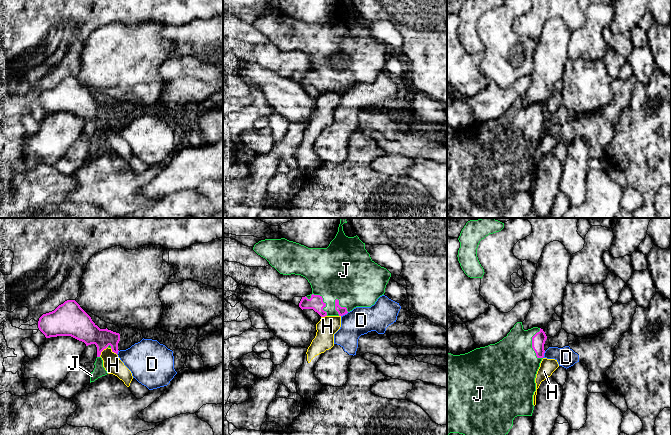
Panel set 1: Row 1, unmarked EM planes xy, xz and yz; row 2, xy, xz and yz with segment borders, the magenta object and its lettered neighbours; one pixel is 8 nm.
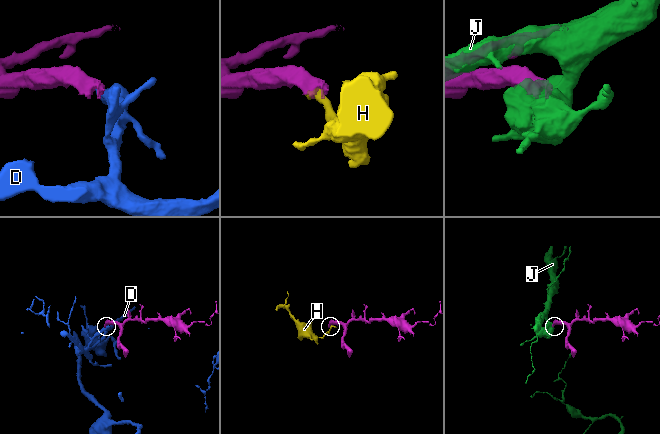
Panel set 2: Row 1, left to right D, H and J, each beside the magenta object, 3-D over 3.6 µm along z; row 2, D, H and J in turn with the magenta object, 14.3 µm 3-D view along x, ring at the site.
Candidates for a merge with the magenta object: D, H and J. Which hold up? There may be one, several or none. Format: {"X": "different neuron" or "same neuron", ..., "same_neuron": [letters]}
{"D": "different neuron", "H": "different neuron", "J": "same neuron", "same_neuron": ["J"]}

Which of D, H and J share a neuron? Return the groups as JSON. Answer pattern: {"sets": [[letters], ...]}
{"sets": [["D"], ["H"], ["J"]]}

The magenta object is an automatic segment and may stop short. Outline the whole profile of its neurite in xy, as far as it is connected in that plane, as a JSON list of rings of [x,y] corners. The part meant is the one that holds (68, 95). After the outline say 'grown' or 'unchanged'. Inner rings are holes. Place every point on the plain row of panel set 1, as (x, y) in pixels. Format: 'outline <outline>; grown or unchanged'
outline [[[67,76],[54,87],[43,90],[39,94],[38,104],[46,114],[71,112],[86,122],[96,121],[97,134],[90,150],[90,159],[108,150],[103,143],[101,128],[107,123],[116,130],[119,127],[120,110],[107,104],[100,105],[75,76]]]; grown

